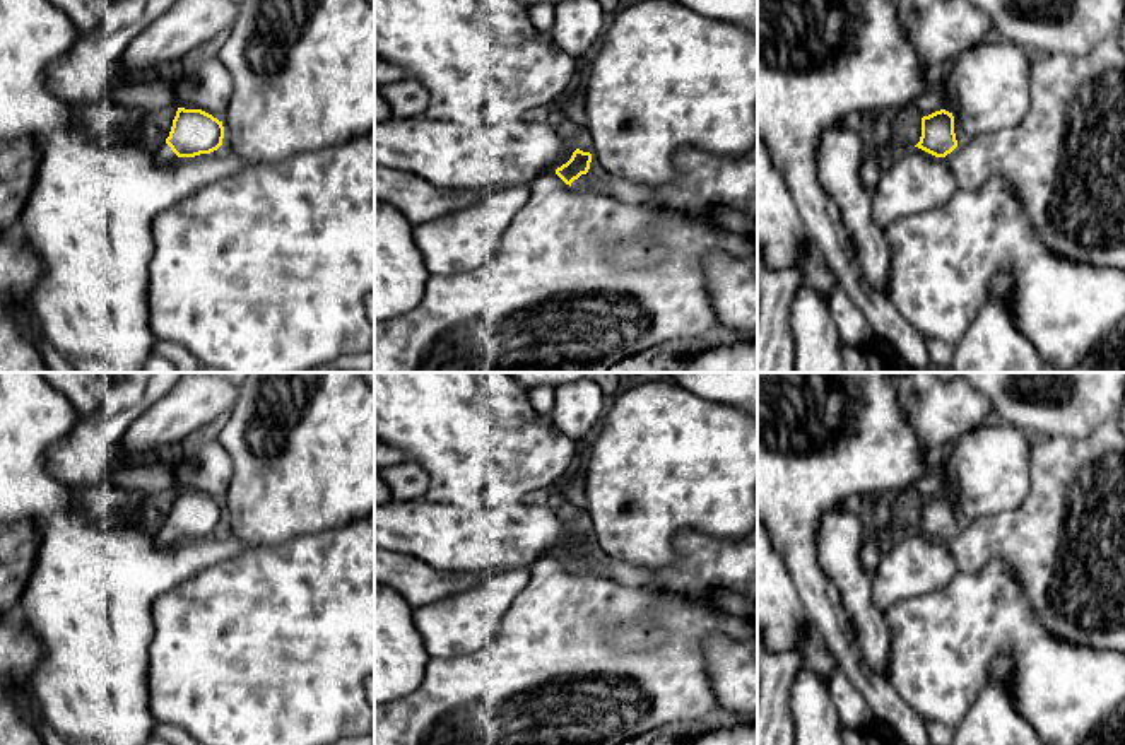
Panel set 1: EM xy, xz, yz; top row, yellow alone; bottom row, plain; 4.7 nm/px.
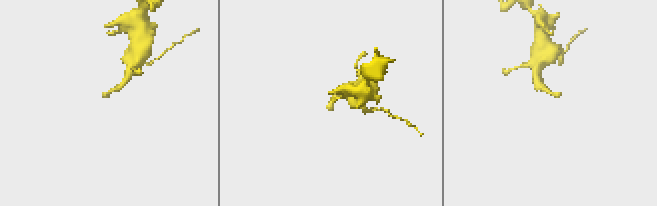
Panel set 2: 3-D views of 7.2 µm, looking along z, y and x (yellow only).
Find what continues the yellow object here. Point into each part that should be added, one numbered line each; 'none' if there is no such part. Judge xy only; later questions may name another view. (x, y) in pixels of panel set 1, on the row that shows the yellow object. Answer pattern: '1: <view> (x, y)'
1: xy (163, 154)

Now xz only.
1: xz (551, 299)

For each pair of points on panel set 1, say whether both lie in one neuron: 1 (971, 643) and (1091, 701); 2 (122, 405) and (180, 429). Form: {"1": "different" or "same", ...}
{"1": "same", "2": "different"}

